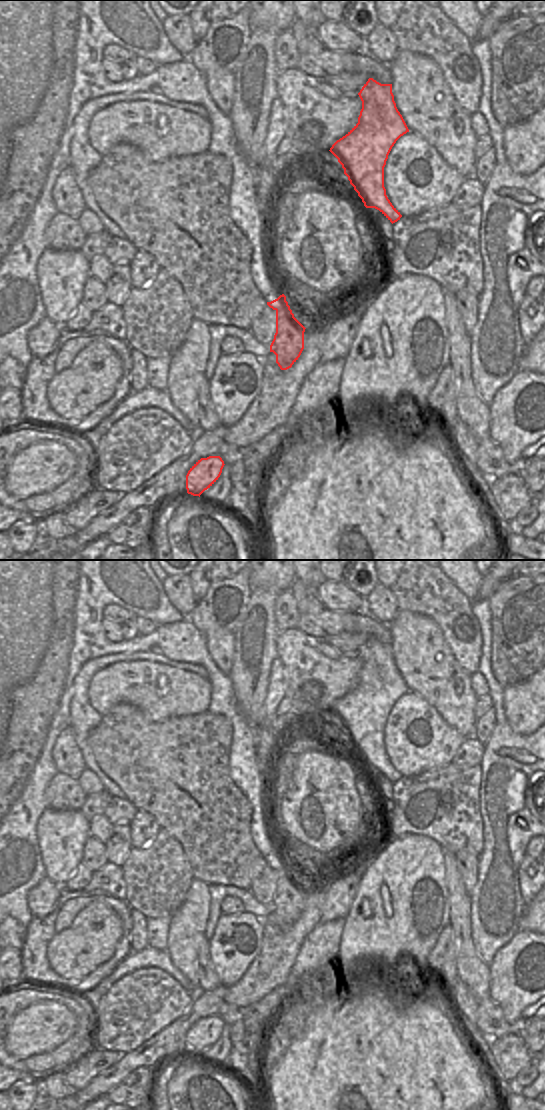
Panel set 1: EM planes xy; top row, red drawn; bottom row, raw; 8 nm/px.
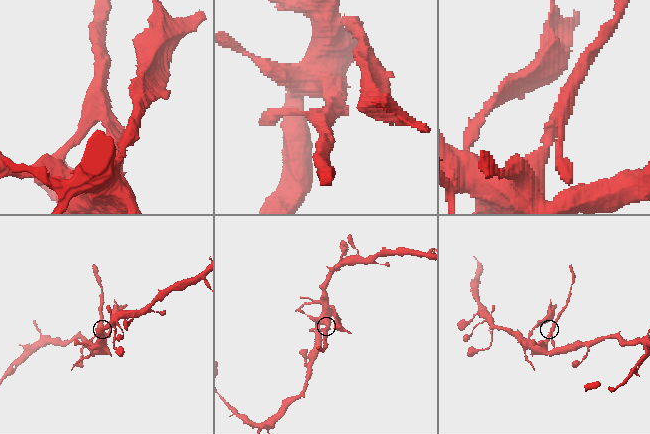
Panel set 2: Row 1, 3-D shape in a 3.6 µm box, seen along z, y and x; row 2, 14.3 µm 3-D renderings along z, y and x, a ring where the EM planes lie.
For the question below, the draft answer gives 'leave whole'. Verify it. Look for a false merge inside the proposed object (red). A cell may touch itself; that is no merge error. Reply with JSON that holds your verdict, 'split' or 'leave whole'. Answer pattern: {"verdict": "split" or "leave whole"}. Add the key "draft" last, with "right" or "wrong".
{"verdict": "split", "draft": "wrong"}

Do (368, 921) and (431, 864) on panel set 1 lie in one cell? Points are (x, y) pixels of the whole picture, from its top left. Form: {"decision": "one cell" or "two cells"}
{"decision": "one cell"}

